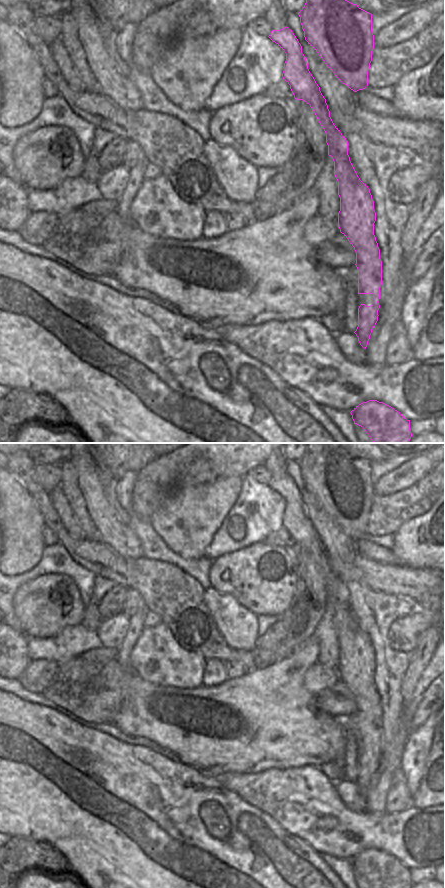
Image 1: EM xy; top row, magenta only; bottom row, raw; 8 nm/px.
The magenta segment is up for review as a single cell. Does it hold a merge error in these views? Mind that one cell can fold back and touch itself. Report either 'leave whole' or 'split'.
split

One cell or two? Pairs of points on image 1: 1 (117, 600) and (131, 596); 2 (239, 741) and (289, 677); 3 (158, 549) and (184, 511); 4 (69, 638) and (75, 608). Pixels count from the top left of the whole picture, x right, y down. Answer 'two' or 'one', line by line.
1: two
2: one
3: two
4: two

